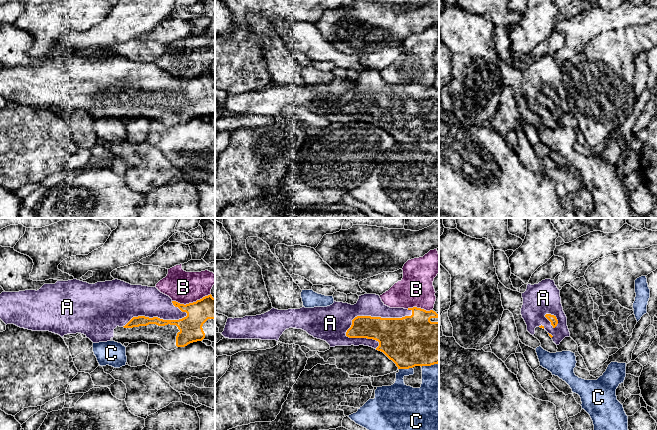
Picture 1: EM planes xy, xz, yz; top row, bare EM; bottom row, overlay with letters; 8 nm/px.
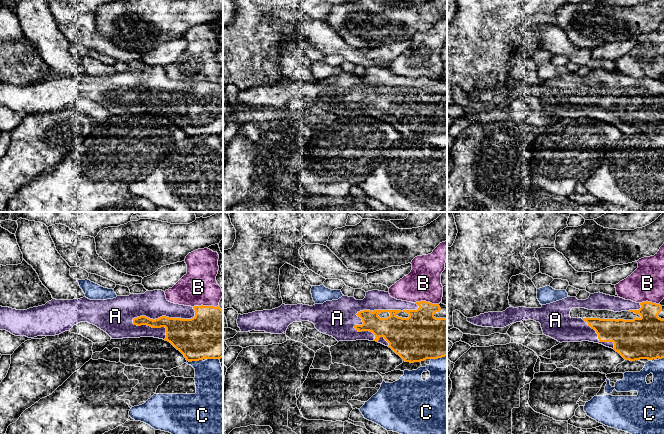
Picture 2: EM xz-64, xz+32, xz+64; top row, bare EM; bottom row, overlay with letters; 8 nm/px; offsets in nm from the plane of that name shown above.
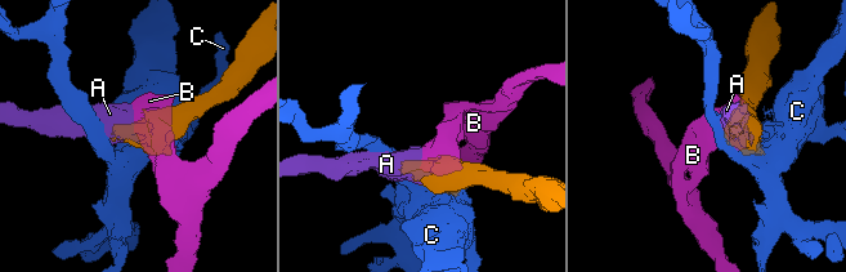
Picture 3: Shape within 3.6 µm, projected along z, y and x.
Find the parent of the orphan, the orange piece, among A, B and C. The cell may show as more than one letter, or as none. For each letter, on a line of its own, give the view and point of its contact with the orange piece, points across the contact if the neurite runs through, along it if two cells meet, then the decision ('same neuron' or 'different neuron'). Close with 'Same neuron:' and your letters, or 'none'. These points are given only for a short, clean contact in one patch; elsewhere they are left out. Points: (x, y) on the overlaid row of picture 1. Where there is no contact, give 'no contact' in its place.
A: contact xz (376, 317); same neuron
B: contact xy (191, 303); different neuron
C: contact xz (405, 368); different neuron
Same neuron: A

